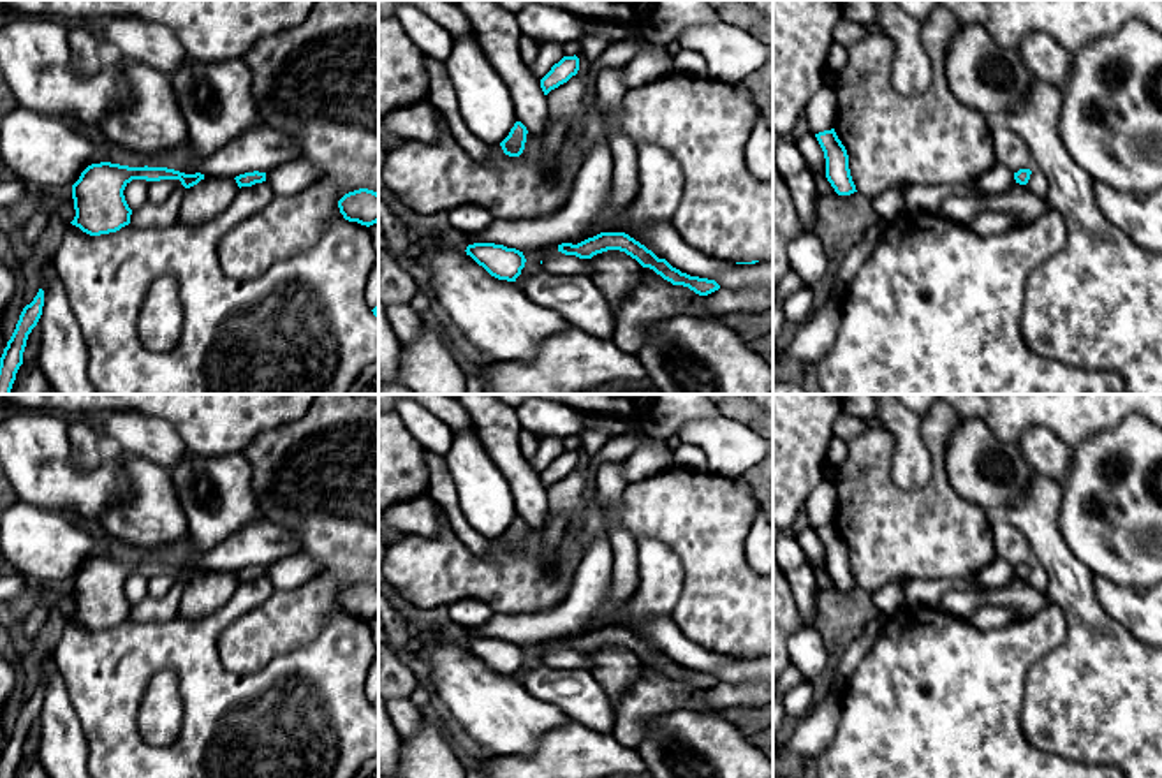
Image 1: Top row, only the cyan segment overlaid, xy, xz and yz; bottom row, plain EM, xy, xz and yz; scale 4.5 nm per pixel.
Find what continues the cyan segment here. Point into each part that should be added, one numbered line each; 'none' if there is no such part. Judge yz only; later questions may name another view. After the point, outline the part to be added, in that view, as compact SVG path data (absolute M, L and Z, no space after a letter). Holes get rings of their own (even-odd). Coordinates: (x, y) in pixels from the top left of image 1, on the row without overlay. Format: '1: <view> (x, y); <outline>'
none

